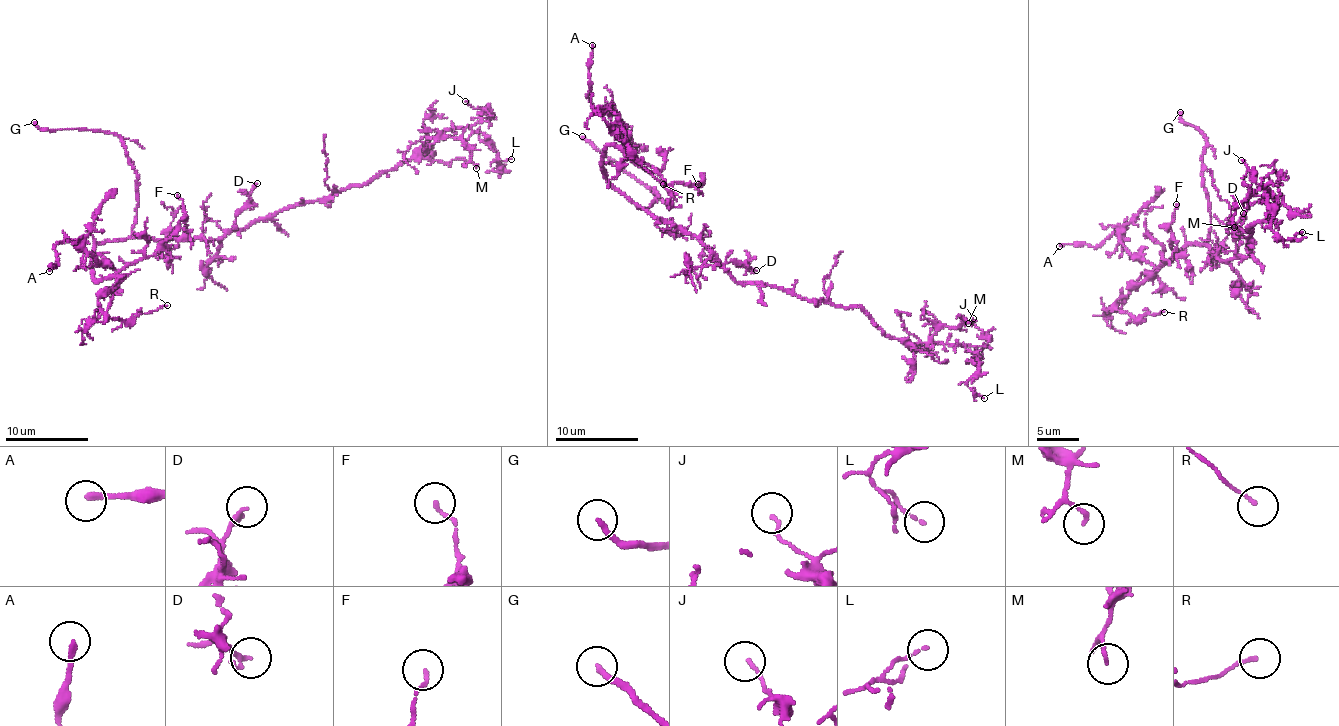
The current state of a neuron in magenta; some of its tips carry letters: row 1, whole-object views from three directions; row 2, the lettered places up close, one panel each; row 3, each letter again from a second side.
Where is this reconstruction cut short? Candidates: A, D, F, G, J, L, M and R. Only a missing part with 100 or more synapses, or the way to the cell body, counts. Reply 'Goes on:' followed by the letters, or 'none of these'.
Goes on: G

